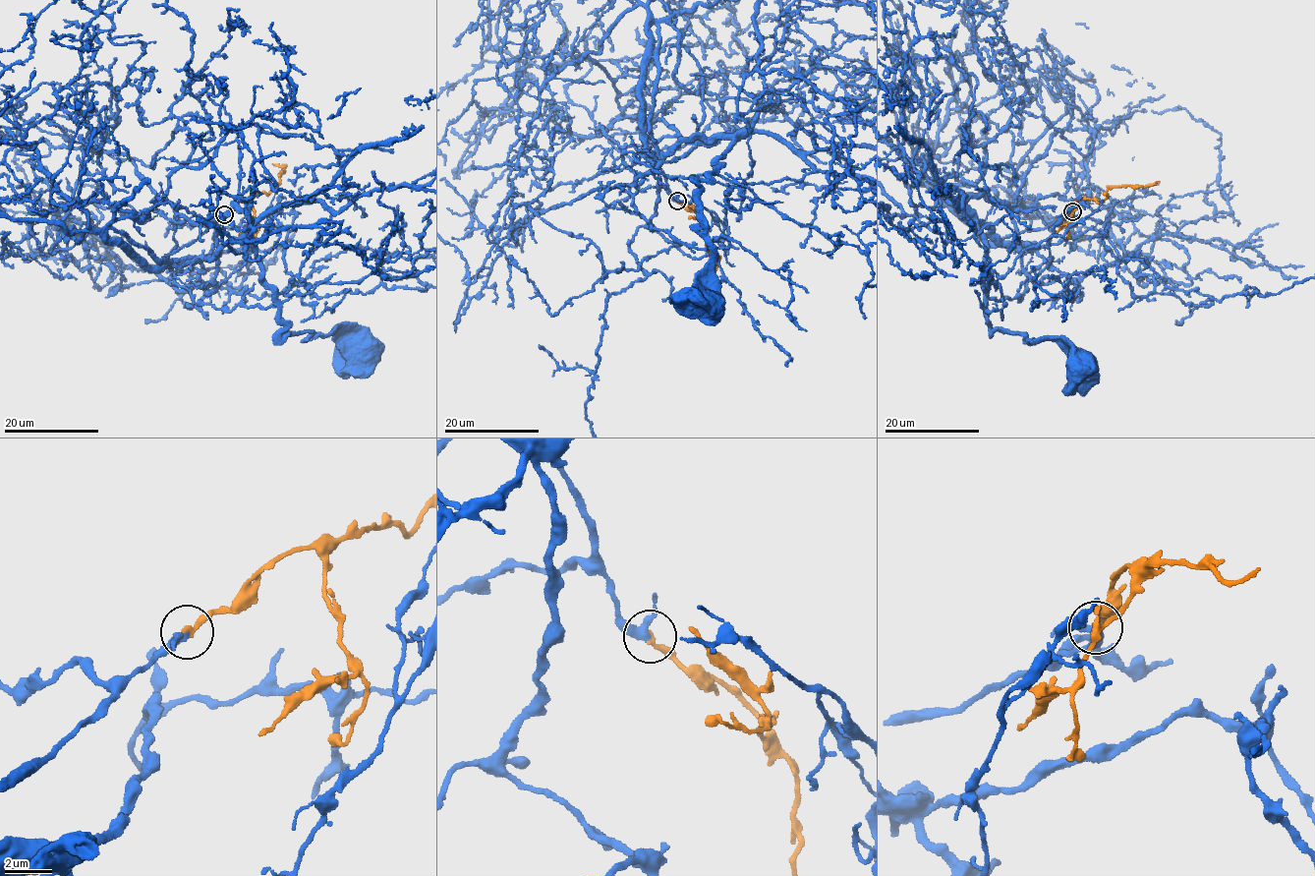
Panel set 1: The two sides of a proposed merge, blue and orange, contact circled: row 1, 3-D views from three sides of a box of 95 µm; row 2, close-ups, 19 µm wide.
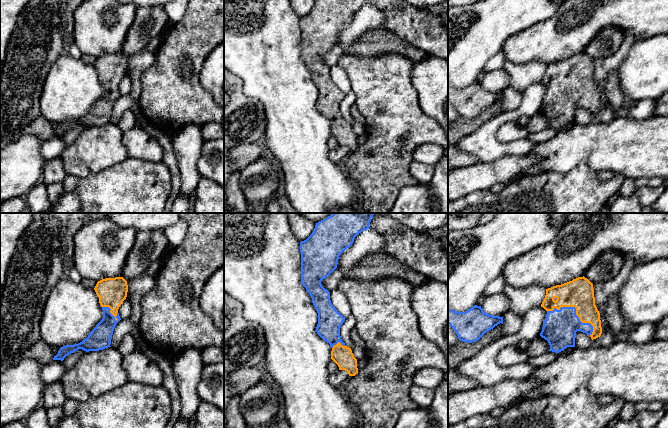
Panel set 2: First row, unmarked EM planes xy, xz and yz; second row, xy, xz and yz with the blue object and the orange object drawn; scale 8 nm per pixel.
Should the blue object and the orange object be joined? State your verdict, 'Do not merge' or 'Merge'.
Merge

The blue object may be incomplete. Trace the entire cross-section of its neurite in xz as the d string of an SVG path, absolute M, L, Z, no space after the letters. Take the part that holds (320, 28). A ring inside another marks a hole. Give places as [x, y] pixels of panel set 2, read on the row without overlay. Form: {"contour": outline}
{"contour": "M316 0L312 10L300 18L301 59L310 70L318 89L316 108L330 120L331 135L338 141L339 146L347 147L349 152L355 152L358 144L357 135L351 124L345 121L340 112L340 103L345 97L345 93L332 81L330 68L322 62L321 57L337 44L340 30L353 20L355 13L367 5L369 5L369 0Z"}

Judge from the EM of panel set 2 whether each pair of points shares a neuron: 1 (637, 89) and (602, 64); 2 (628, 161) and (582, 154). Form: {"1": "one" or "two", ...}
{"1": "two", "2": "one"}

